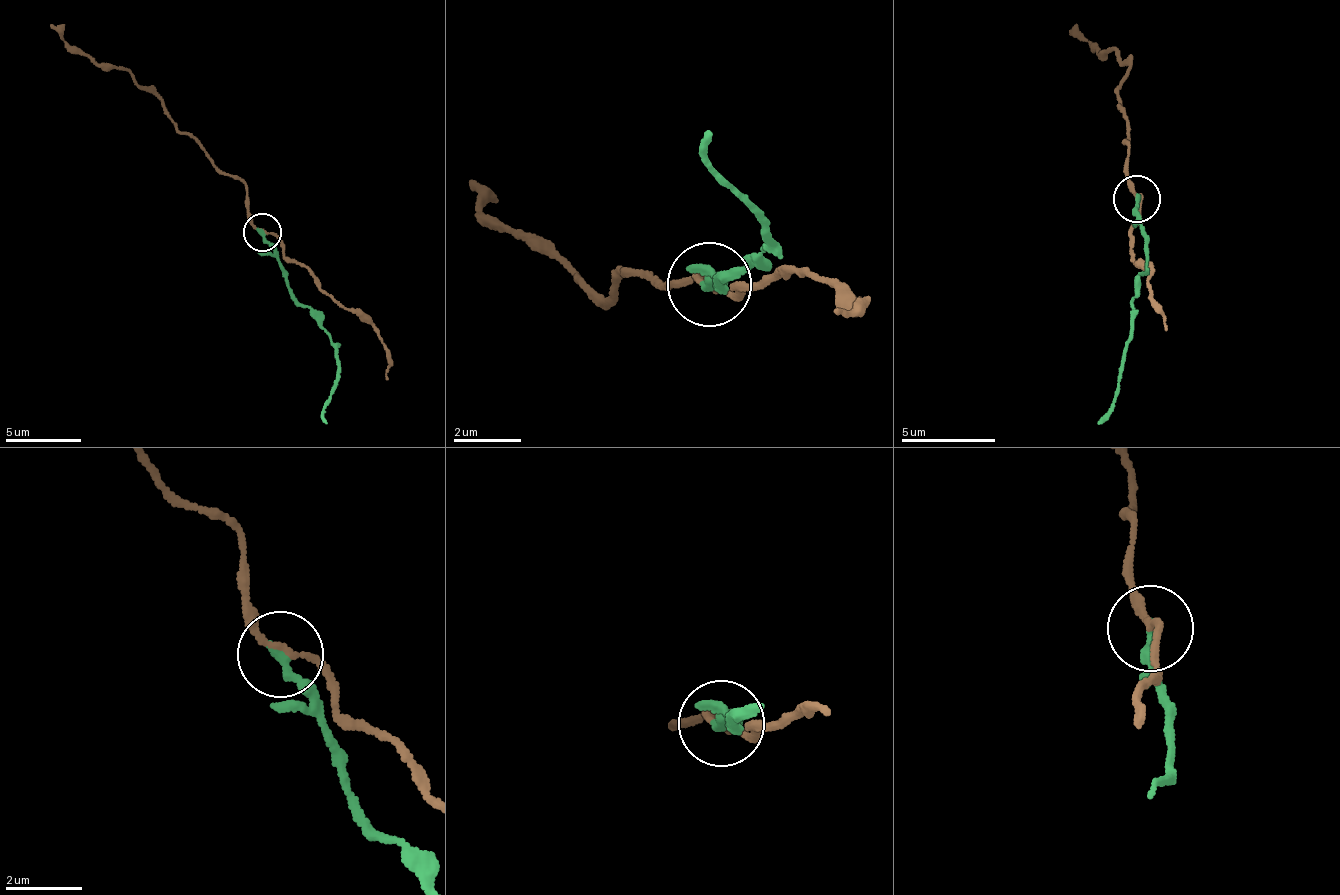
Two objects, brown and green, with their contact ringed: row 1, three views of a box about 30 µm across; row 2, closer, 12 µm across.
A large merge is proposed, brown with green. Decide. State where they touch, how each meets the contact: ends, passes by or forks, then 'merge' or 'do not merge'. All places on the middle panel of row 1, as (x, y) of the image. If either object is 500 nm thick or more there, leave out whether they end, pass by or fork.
(709, 284) | brown passes by | green ends | do not merge

